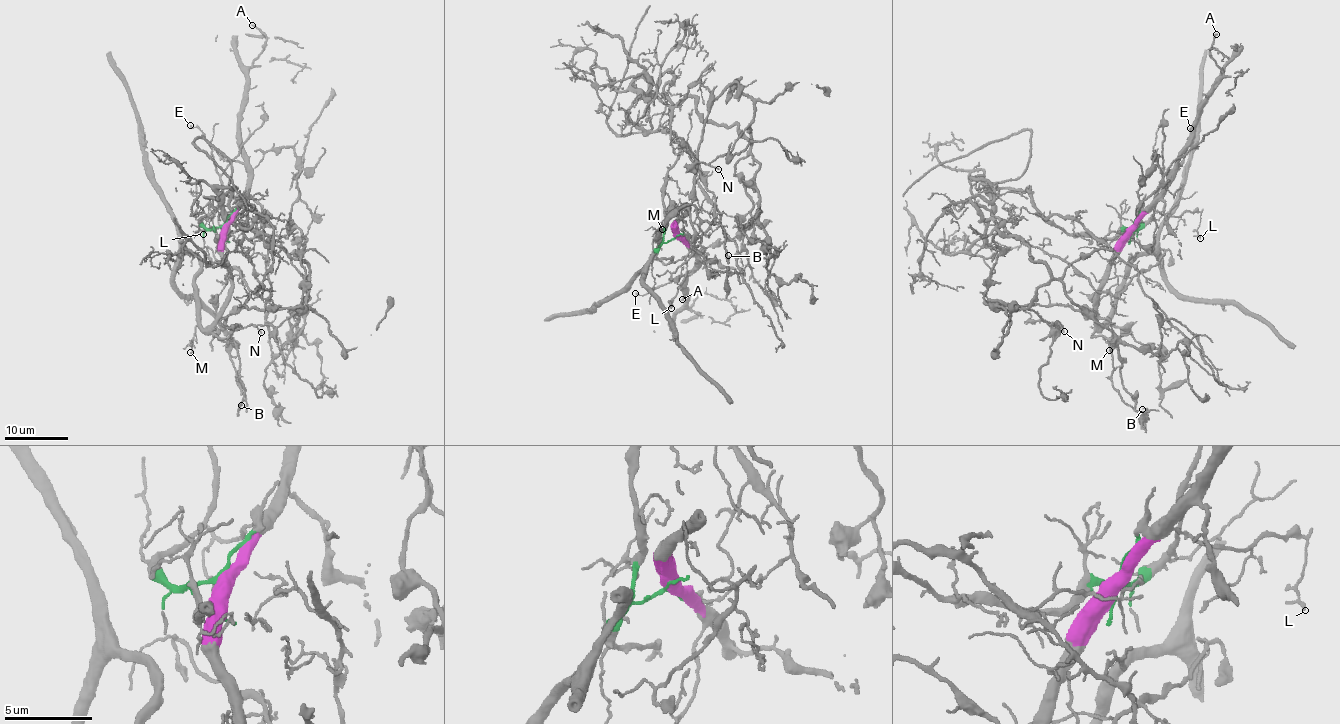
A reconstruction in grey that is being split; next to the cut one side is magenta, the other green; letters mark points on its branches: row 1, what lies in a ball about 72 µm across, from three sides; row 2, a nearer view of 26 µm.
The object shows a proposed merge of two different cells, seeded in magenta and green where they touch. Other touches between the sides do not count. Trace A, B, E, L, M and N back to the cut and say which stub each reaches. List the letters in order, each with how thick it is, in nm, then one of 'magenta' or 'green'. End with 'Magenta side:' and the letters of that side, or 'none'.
A: calibre 240 nm; magenta
B: calibre 120 nm; magenta
E: calibre 170 nm; magenta
L: calibre 120 nm; magenta
M: calibre 140 nm; magenta
N: calibre 140 nm; green
Magenta side: A, B, E, L, M

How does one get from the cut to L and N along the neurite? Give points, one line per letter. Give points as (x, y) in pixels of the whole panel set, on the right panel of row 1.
L: (1132, 230), (1132, 225), (1155, 210), (1176, 216), (1184, 212), (1198, 213), (1197, 235), (1200, 238)
N: (1133, 230), (1067, 235), (1027, 190), (995, 189), (998, 231), (1047, 268), (1050, 279), (1030, 309), (1064, 331)

